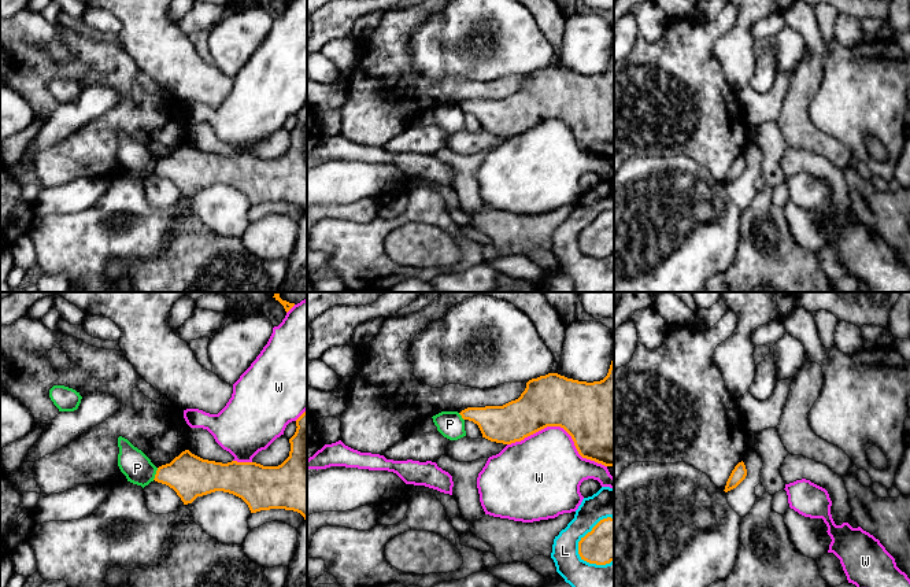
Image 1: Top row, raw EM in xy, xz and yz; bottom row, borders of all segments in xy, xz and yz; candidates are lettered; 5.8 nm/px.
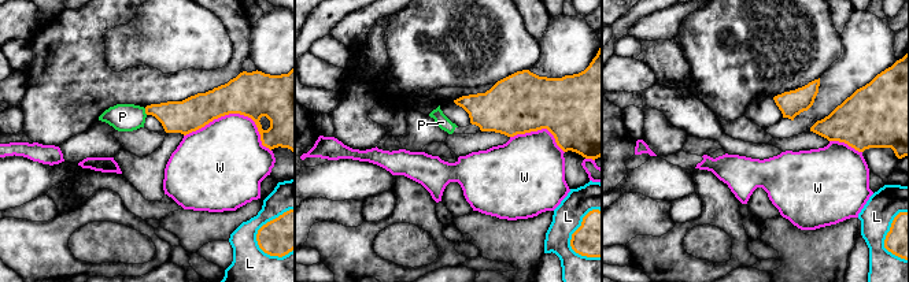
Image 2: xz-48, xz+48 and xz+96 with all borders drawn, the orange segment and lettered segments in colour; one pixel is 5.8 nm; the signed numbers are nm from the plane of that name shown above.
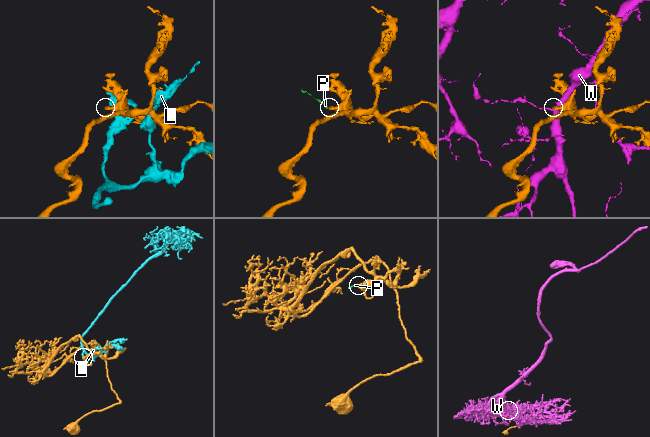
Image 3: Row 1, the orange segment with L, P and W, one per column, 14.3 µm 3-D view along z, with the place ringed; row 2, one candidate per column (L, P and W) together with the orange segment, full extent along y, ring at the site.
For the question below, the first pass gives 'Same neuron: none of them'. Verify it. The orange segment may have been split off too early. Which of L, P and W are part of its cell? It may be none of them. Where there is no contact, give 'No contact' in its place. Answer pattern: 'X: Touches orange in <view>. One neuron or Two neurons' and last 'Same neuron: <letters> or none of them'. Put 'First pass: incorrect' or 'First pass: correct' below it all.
L: Touches orange in xz. Two neurons
P: Touches orange in xy. Two neurons
W: Touches orange in xz. Two neurons
Same neuron: none of them
First pass: correct

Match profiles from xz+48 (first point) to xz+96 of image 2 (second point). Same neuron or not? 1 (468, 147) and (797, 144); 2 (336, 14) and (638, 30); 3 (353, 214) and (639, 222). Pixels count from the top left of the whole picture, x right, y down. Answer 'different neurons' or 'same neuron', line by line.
1: same neuron
2: different neurons
3: same neuron

